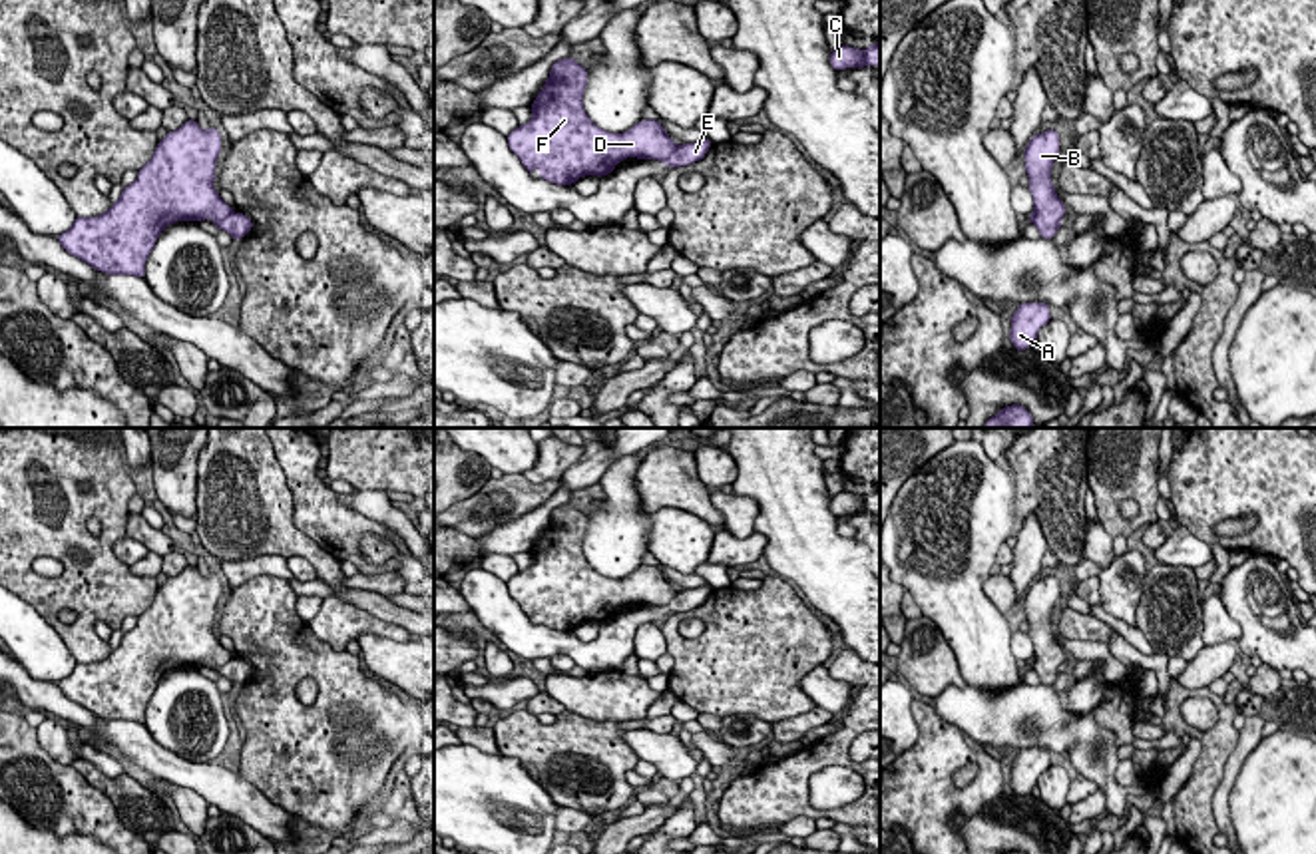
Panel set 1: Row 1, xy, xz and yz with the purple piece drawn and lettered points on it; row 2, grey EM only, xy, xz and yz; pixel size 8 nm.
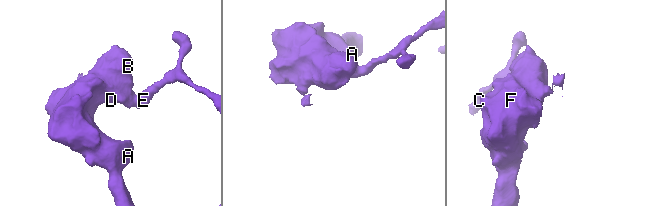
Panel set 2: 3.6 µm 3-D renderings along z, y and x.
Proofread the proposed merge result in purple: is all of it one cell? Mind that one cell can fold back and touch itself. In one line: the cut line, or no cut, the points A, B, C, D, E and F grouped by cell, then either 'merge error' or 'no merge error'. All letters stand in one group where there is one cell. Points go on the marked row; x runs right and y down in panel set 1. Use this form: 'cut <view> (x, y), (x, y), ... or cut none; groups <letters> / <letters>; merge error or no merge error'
cut xy (231, 212), (218, 225); groups A B D F / C E; merge error

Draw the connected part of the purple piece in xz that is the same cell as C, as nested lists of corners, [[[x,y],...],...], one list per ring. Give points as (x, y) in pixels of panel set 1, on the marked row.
[[[880,42],[868,46],[866,50],[838,46],[830,54],[830,66],[840,72],[846,68],[864,68],[864,66],[880,66]]]

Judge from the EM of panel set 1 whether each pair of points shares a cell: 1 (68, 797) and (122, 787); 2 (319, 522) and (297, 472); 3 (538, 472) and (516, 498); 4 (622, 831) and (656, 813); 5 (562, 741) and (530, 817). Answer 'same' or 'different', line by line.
1: different
2: same
3: different
4: same
5: different

